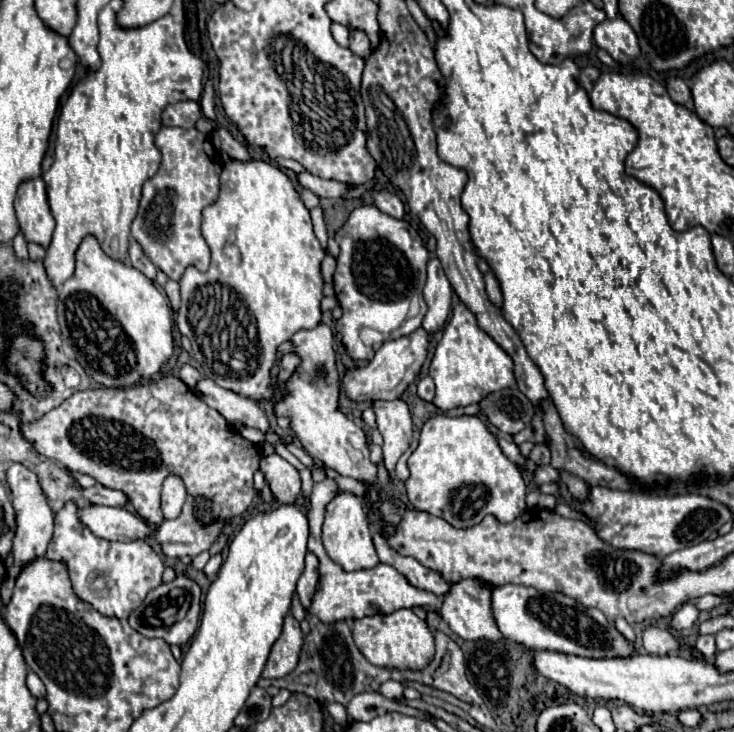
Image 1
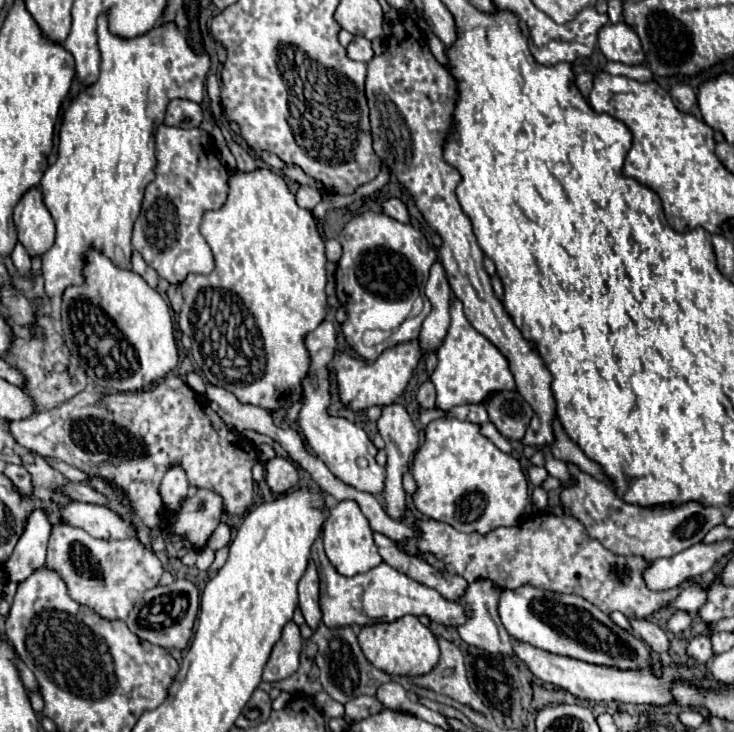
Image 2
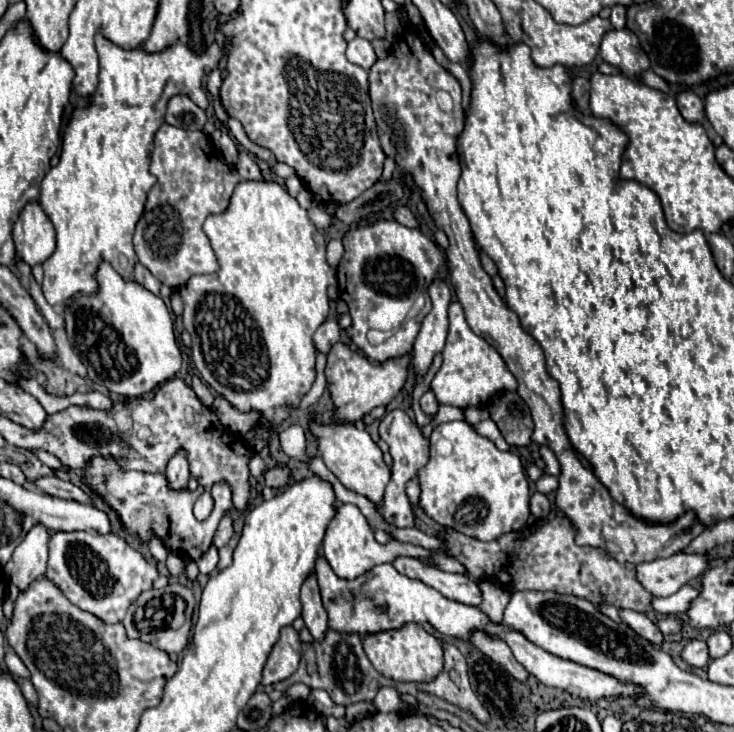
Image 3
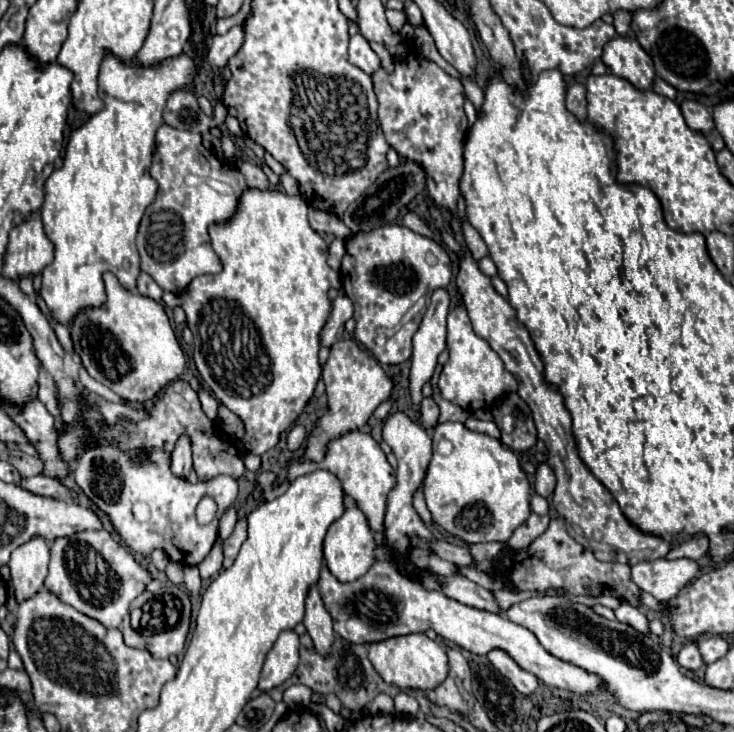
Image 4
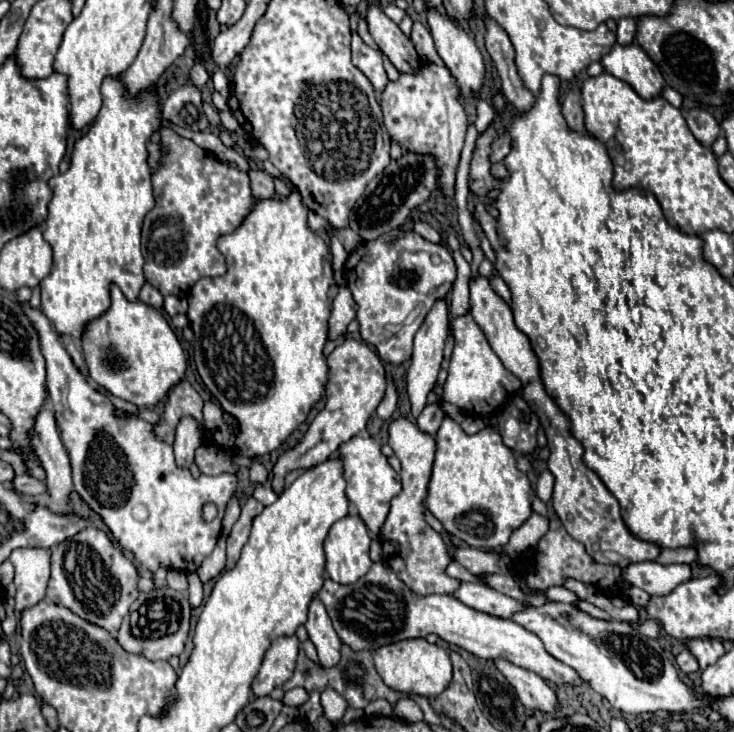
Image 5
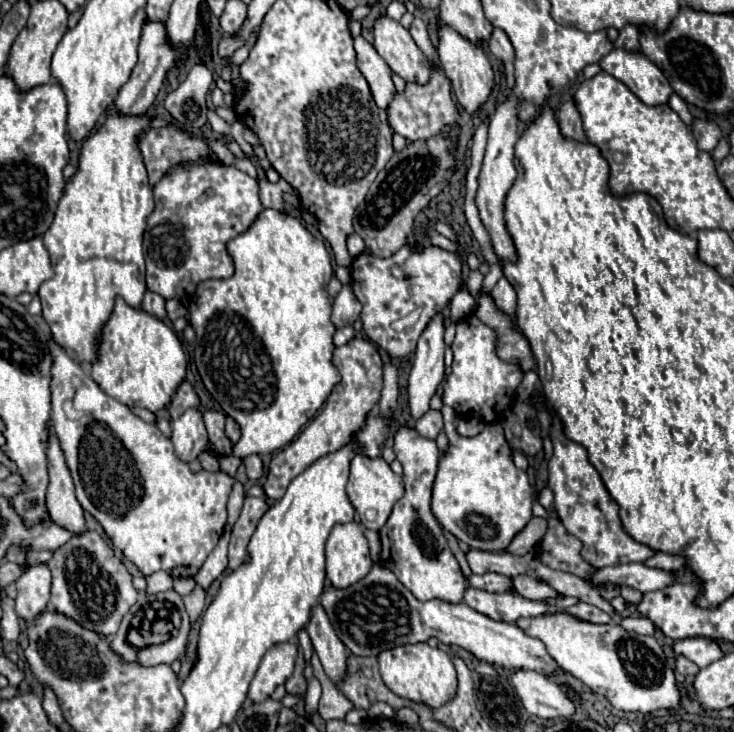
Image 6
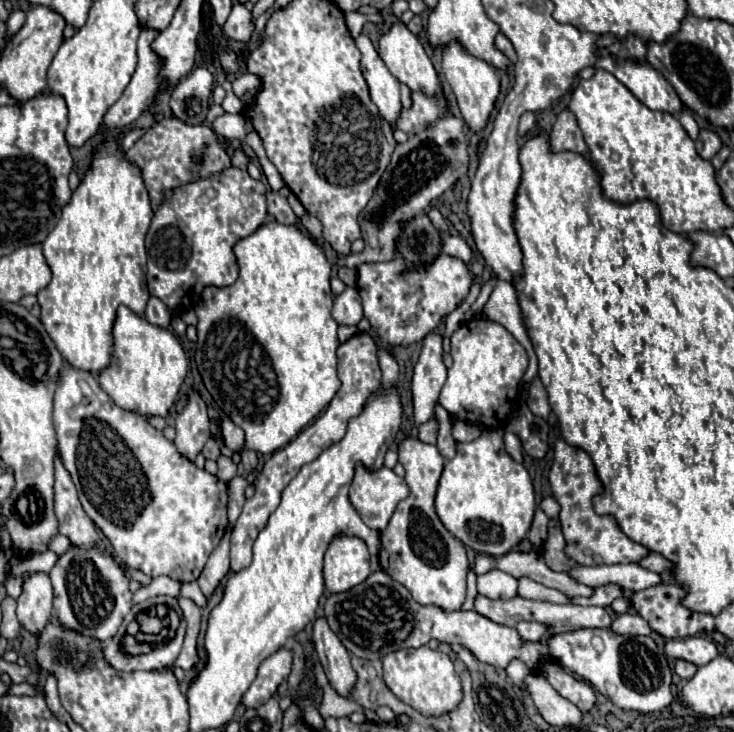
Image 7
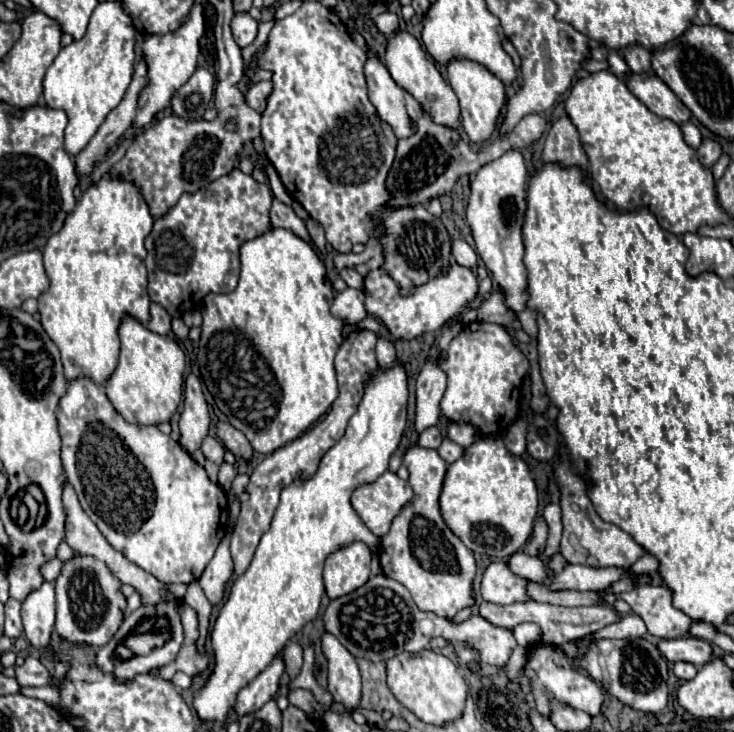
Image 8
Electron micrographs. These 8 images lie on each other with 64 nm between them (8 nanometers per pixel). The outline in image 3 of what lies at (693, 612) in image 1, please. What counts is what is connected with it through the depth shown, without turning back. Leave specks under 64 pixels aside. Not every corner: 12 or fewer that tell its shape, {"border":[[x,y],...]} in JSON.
{"border":[[656,620],[656,626],[662,634],[678,632],[682,622]]}

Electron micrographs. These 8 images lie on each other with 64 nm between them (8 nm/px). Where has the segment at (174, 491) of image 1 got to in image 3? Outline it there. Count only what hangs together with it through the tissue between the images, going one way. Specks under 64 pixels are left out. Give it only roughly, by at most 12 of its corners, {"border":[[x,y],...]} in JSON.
{"border":[[178,450],[166,466],[172,488],[188,486],[186,450]]}

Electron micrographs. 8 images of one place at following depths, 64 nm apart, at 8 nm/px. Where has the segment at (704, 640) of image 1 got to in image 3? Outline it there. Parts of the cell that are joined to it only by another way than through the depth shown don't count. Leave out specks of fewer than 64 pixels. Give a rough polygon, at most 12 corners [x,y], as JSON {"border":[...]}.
{"border":[[690,640],[682,660],[694,668],[710,662],[704,640]]}

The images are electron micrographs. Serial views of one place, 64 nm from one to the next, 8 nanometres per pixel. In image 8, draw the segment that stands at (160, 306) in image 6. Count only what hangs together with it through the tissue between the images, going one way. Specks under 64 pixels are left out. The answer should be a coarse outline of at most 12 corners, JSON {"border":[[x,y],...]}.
{"border":[[160,304],[150,306],[152,332],[172,336],[170,316]]}

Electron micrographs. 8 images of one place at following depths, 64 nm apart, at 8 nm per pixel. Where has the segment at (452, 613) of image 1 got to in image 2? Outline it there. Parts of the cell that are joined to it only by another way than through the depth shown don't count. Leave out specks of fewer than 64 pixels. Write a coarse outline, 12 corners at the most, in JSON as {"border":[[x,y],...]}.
{"border":[[476,580],[462,604],[460,638],[488,654],[512,658],[512,636],[500,622],[502,588]]}

